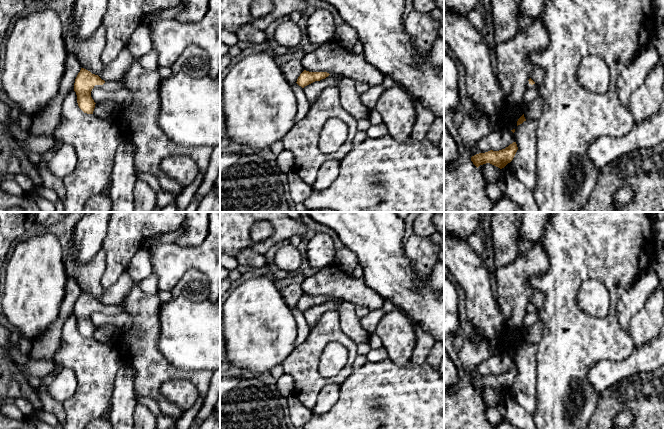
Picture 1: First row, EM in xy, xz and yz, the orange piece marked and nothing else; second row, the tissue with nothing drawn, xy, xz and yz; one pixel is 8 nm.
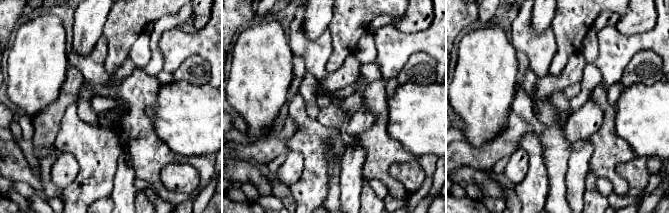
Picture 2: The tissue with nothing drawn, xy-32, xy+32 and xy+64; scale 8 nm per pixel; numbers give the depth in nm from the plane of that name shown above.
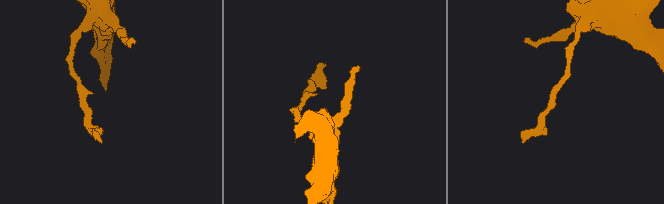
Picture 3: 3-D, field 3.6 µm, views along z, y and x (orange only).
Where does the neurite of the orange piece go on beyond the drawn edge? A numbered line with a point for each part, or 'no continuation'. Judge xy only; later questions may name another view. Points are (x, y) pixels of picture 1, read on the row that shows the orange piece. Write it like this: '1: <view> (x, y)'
1: xy (108, 85)

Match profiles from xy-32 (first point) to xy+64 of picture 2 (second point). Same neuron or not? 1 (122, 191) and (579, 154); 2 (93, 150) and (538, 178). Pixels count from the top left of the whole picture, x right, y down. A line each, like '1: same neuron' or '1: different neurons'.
1: same neuron
2: same neuron

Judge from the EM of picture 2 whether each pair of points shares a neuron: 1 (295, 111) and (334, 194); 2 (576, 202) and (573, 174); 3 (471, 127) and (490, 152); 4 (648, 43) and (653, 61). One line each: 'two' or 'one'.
1: two
2: one
3: two
4: two

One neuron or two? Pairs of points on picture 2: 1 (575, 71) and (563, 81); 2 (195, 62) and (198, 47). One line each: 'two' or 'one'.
1: one
2: two

